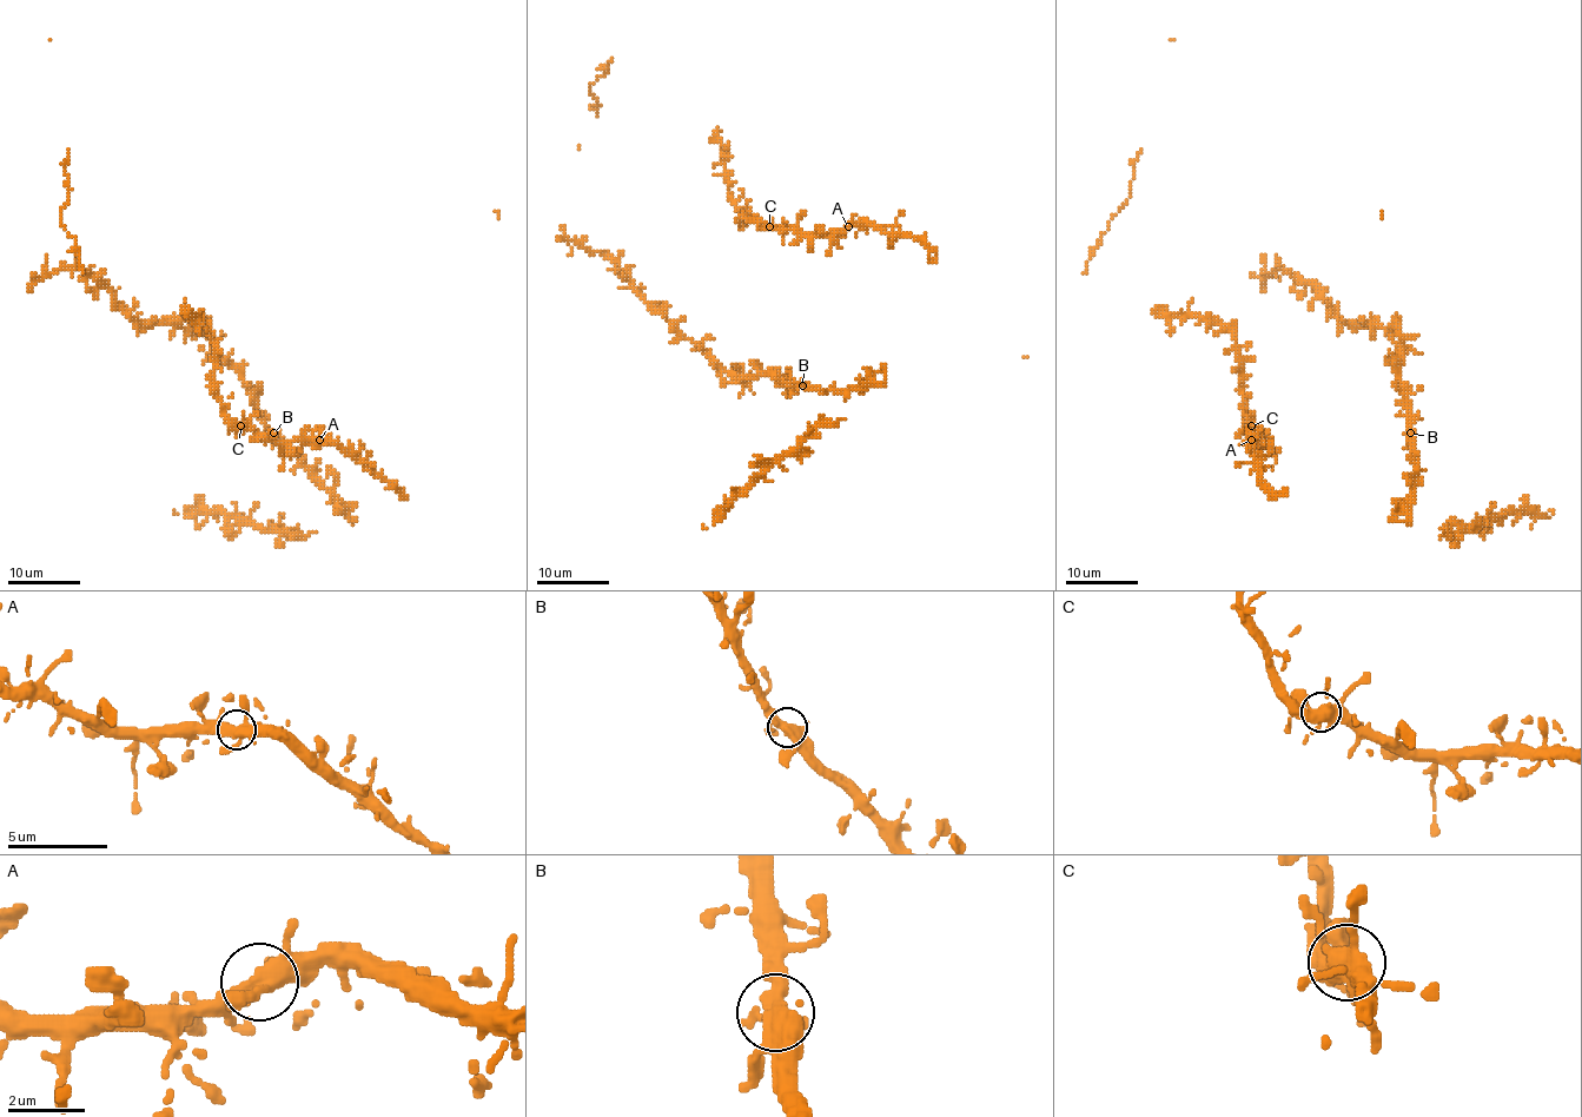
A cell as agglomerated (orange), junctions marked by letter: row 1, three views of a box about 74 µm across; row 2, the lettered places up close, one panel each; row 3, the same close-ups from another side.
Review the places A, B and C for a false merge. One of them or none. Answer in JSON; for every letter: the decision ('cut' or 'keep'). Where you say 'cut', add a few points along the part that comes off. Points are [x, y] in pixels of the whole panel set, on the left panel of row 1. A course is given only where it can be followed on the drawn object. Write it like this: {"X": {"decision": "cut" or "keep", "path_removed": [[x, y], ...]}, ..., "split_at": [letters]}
{"A": {"decision": "keep"}, "B": {"decision": "keep"}, "C": {"decision": "keep"}, "split_at": []}

